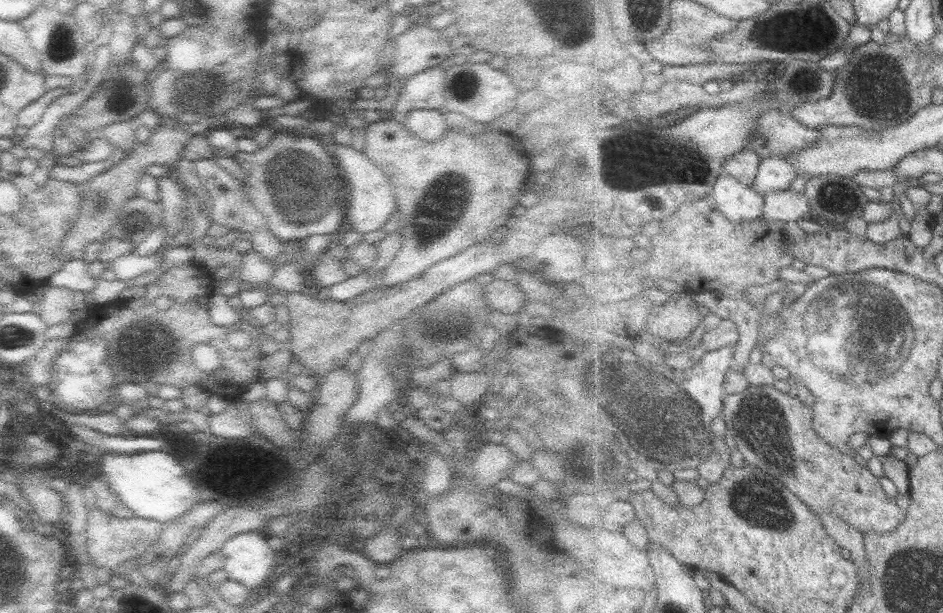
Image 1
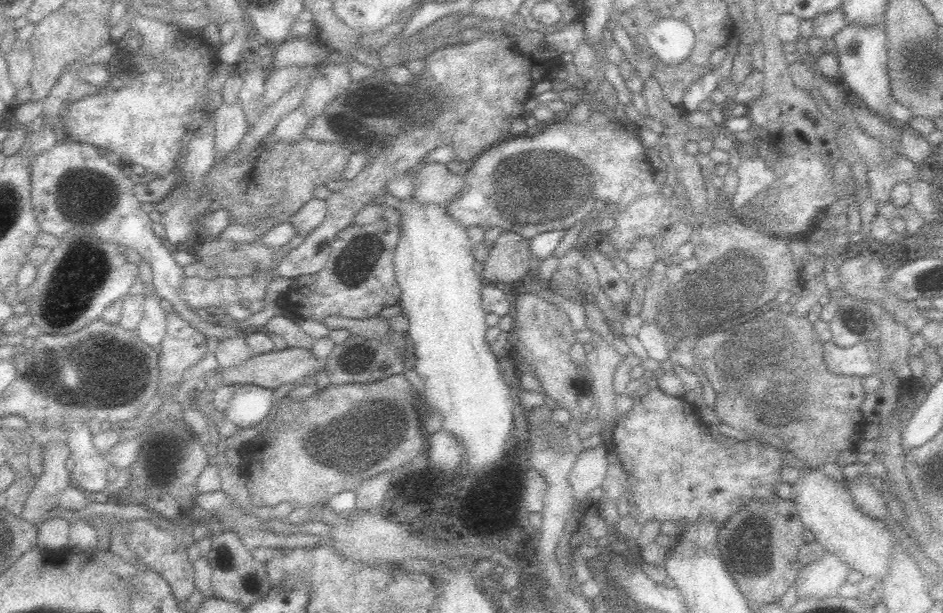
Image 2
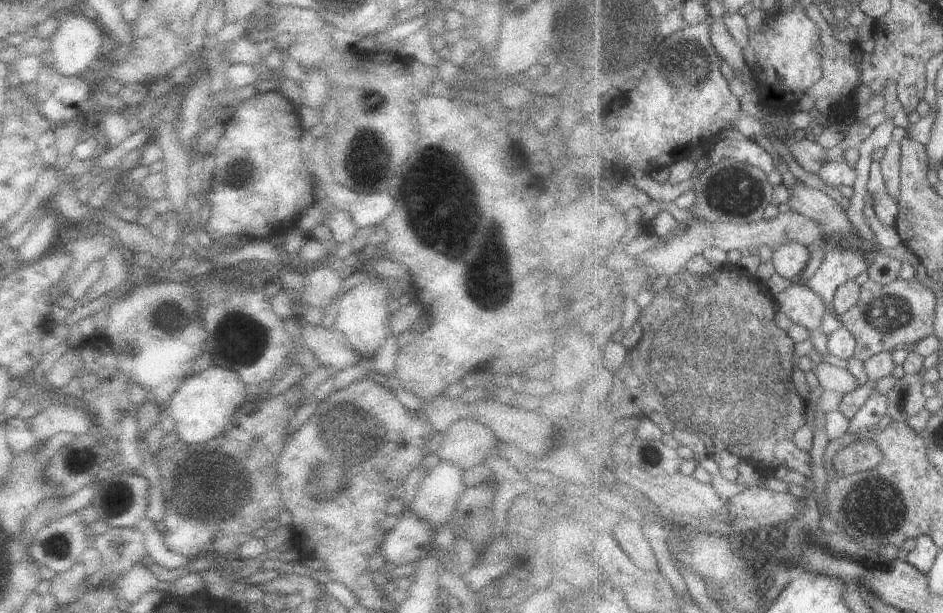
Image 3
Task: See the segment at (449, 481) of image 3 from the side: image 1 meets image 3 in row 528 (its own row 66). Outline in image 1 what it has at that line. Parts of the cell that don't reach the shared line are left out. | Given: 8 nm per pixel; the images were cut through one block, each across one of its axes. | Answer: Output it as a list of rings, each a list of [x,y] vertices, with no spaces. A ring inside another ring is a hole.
[[[433,66],[404,81],[393,110],[393,120],[404,124],[412,110],[441,109],[444,104],[443,68]]]

